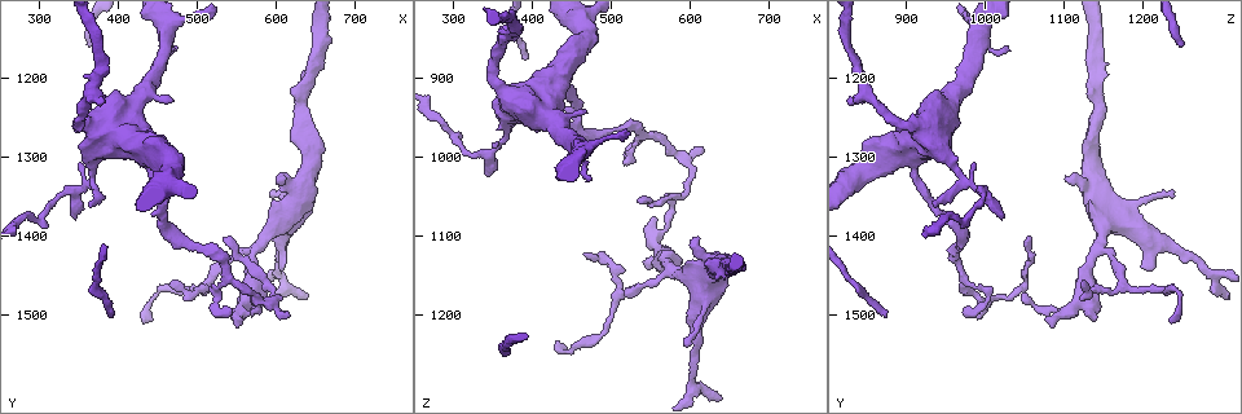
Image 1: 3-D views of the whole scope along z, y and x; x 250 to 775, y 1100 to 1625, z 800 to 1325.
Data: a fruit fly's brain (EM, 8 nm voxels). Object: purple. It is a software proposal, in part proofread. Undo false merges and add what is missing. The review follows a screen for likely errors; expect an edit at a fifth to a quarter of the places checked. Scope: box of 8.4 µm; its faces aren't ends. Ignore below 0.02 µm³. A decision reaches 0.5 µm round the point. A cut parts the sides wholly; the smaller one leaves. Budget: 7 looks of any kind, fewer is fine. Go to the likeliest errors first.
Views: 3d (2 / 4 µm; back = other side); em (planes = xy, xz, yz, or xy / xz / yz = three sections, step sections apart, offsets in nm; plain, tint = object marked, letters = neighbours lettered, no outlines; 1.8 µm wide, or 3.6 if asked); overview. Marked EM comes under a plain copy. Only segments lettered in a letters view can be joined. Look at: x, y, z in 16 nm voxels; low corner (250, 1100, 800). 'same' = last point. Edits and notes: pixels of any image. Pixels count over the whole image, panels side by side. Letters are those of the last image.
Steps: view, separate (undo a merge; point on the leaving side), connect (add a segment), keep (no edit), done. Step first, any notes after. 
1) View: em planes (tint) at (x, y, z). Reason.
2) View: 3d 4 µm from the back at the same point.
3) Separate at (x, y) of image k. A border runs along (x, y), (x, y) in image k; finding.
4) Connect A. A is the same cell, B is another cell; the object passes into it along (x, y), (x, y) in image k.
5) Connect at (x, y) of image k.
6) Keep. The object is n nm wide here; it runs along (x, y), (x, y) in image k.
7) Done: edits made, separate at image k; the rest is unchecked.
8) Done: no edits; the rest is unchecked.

View: 3d 4 µm at (610, 1325, 1105). An open end.

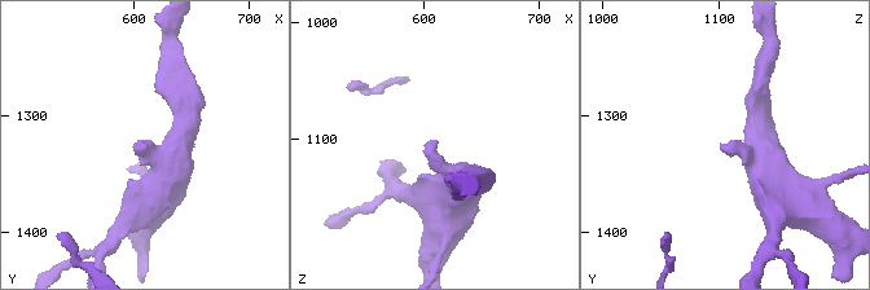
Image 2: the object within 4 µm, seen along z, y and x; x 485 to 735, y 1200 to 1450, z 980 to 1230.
View: em xz step 4 (tint) at (610, 1322, 1102).

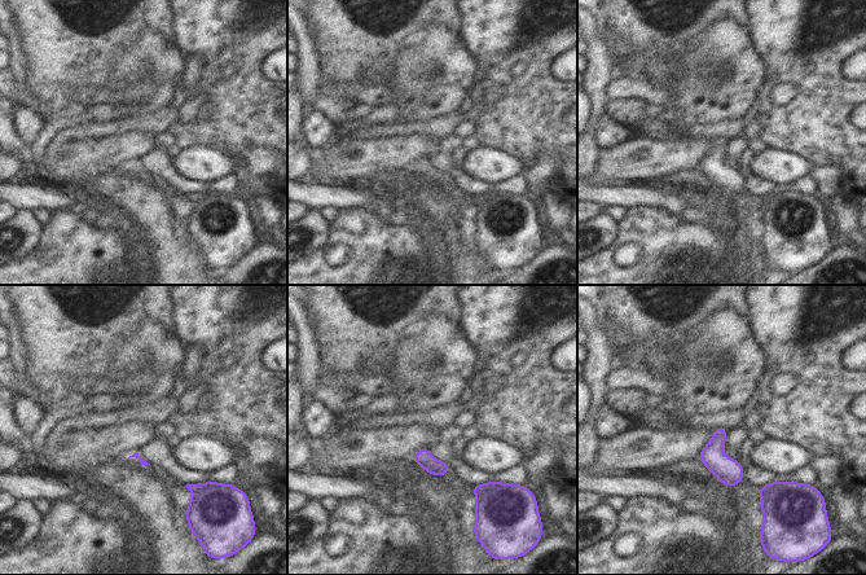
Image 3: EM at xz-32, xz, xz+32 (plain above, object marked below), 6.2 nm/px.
View: em planes (letters) at the same point. Another direction.

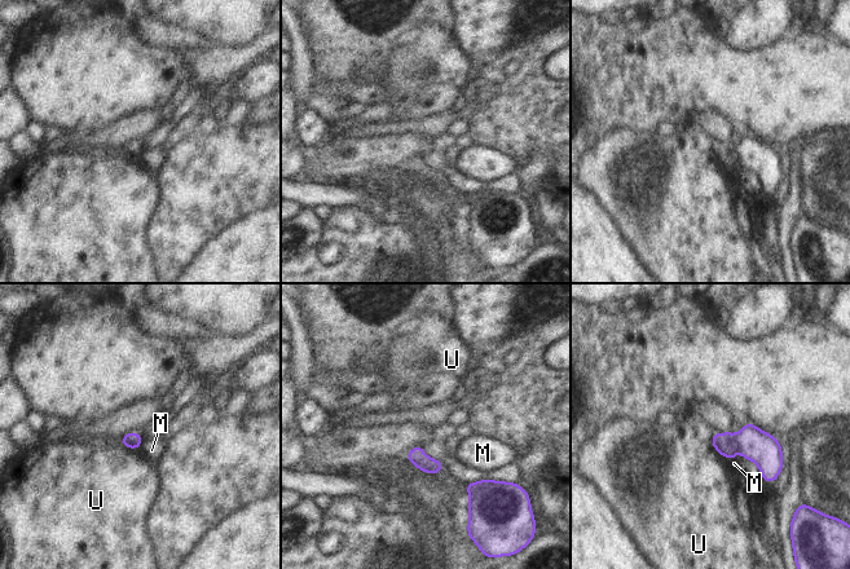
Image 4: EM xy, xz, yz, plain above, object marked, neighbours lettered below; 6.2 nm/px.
Keep. M and U are other cells; a border runs along (142, 439), (137, 449) in image 4; none of them fits.

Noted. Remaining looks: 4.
View: 3d 4 µm at (465, 1225, 935).

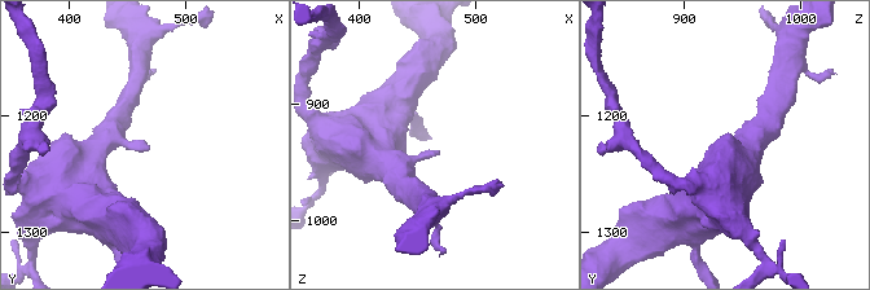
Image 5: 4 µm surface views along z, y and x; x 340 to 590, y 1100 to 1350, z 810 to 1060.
View: em xz step 4 (letters) at (468, 1228, 940).

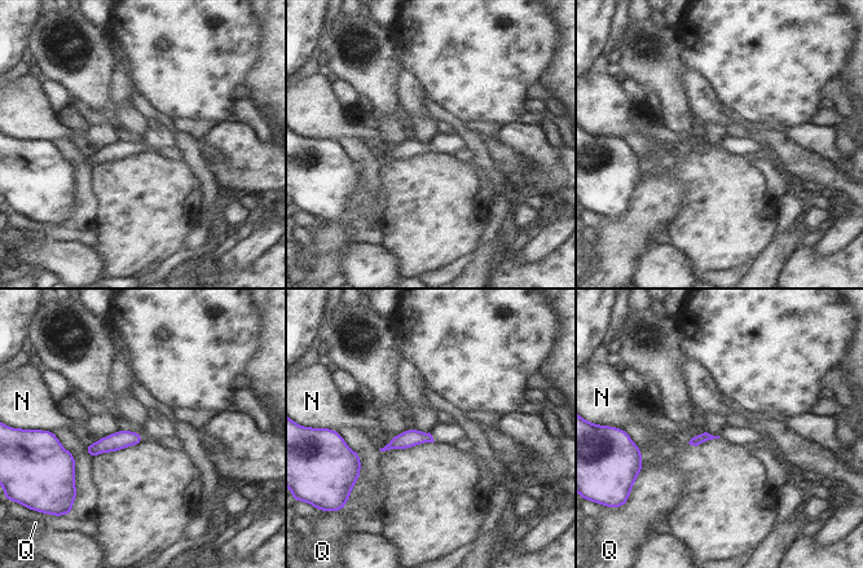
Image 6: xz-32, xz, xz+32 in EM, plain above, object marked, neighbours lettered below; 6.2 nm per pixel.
View: em planes (letters) at the same point.

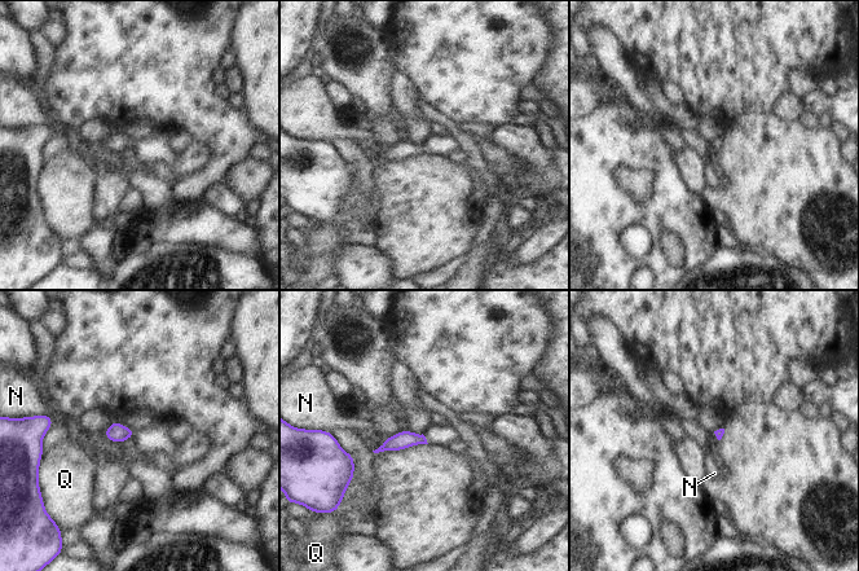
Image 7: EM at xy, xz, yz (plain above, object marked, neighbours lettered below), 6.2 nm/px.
Keep. N and Q are other cells; a border runs along (353, 473), (348, 483) in image 7; no lettered segment goes on from it.

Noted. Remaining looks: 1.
Done: no edits; the rest is unchecked.

